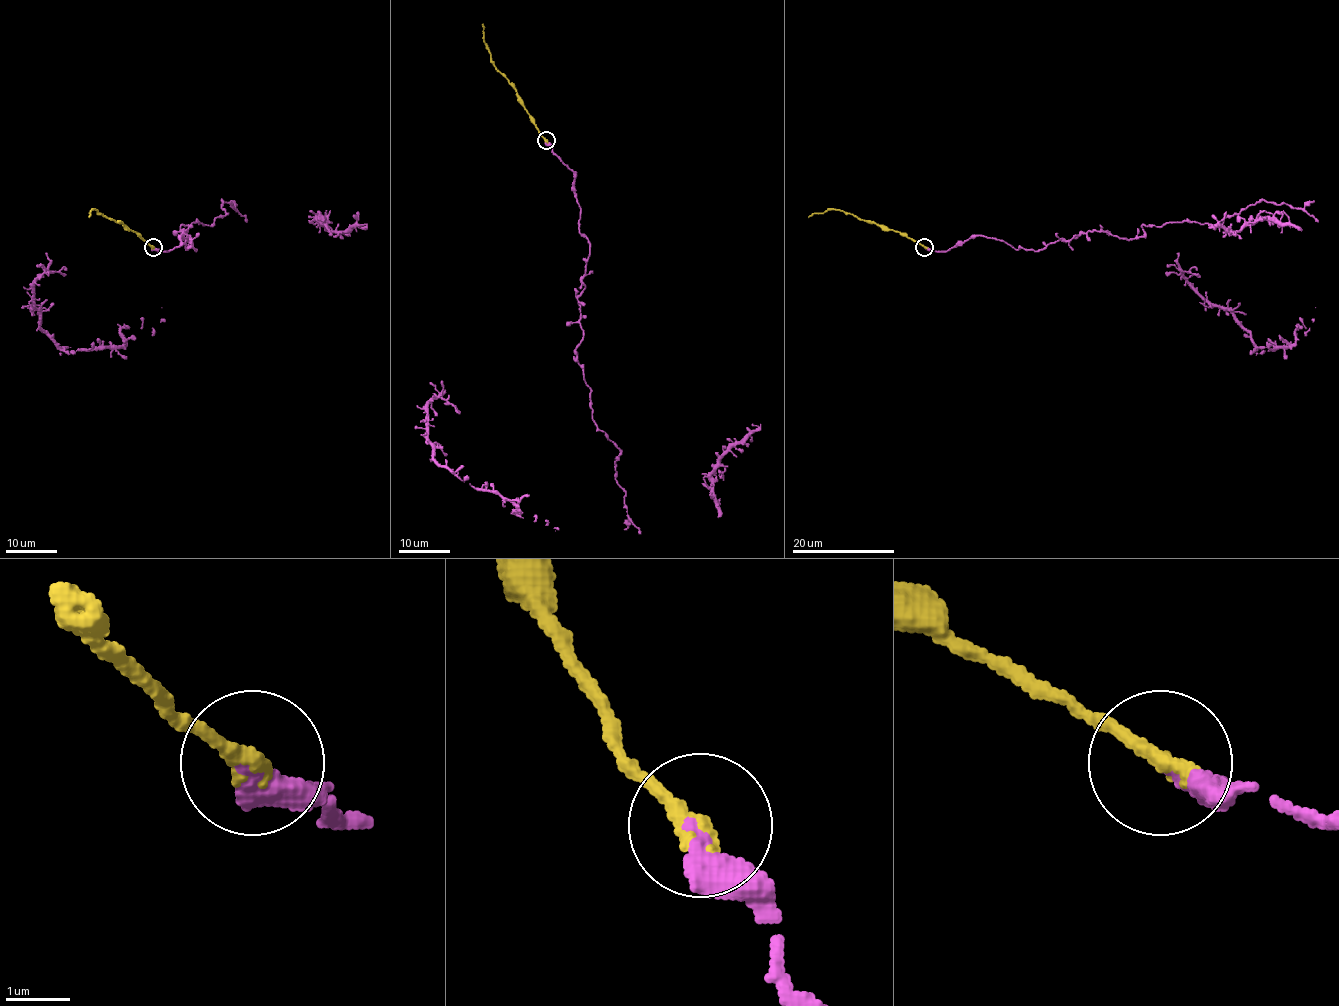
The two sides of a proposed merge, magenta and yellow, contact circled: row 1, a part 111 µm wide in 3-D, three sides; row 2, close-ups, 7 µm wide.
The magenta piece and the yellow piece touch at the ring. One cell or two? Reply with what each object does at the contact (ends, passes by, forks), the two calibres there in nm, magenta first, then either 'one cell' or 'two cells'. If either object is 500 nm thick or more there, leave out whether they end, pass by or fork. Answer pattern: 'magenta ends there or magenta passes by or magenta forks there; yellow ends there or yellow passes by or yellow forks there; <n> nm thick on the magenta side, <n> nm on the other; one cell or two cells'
magenta ends there; yellow ends there; 380 nm thick on the magenta side, 280 nm on the other; one cell

